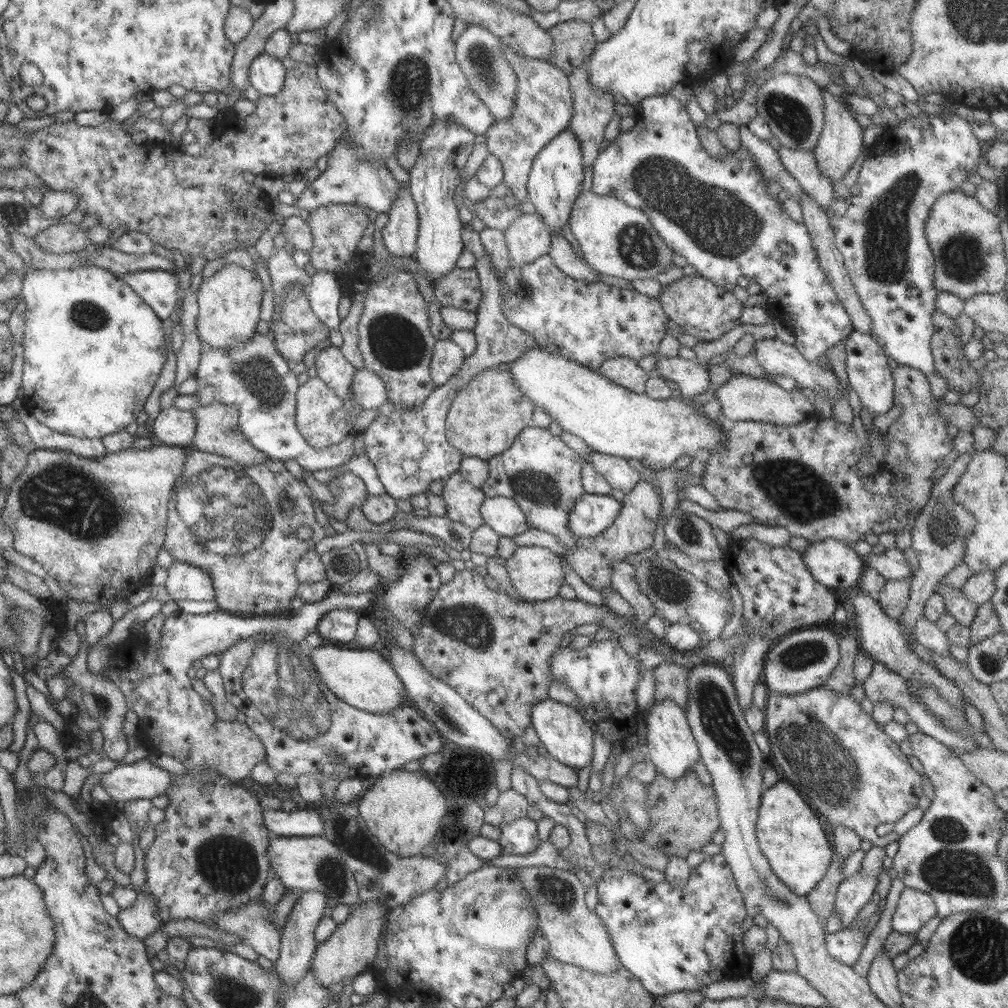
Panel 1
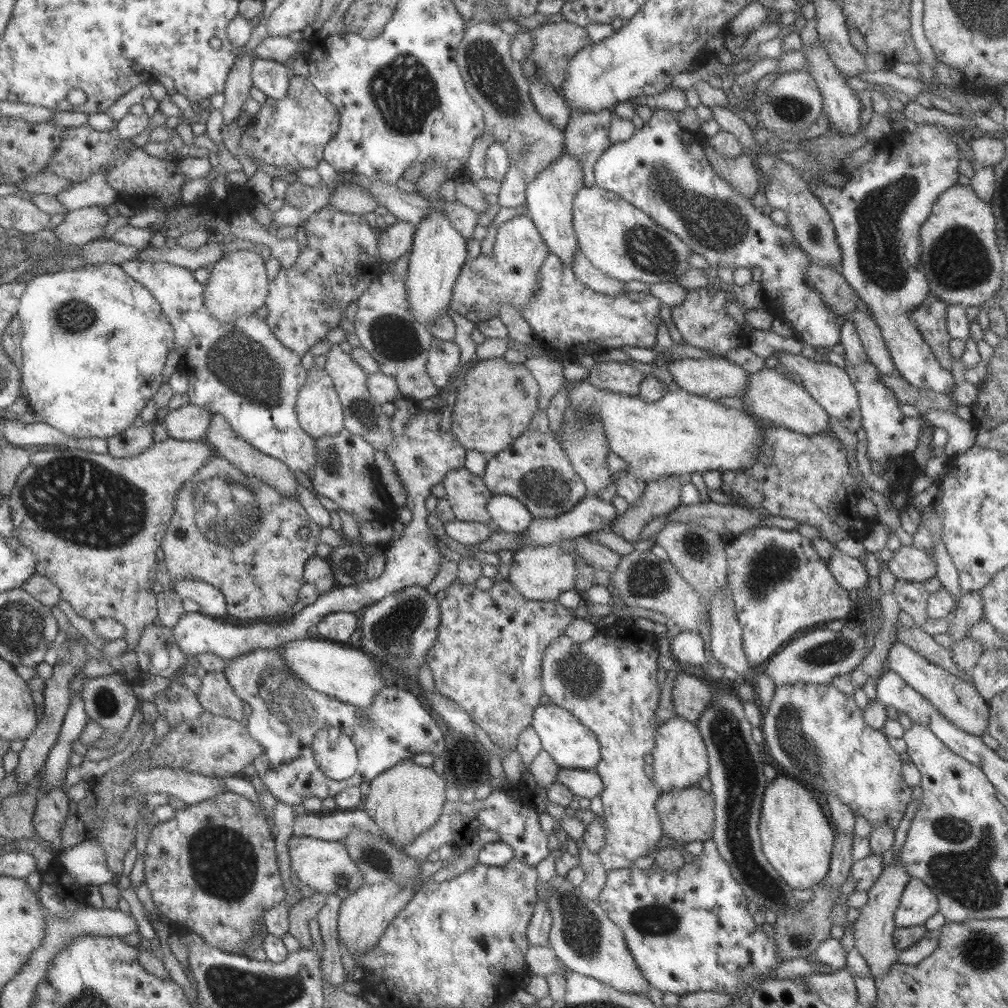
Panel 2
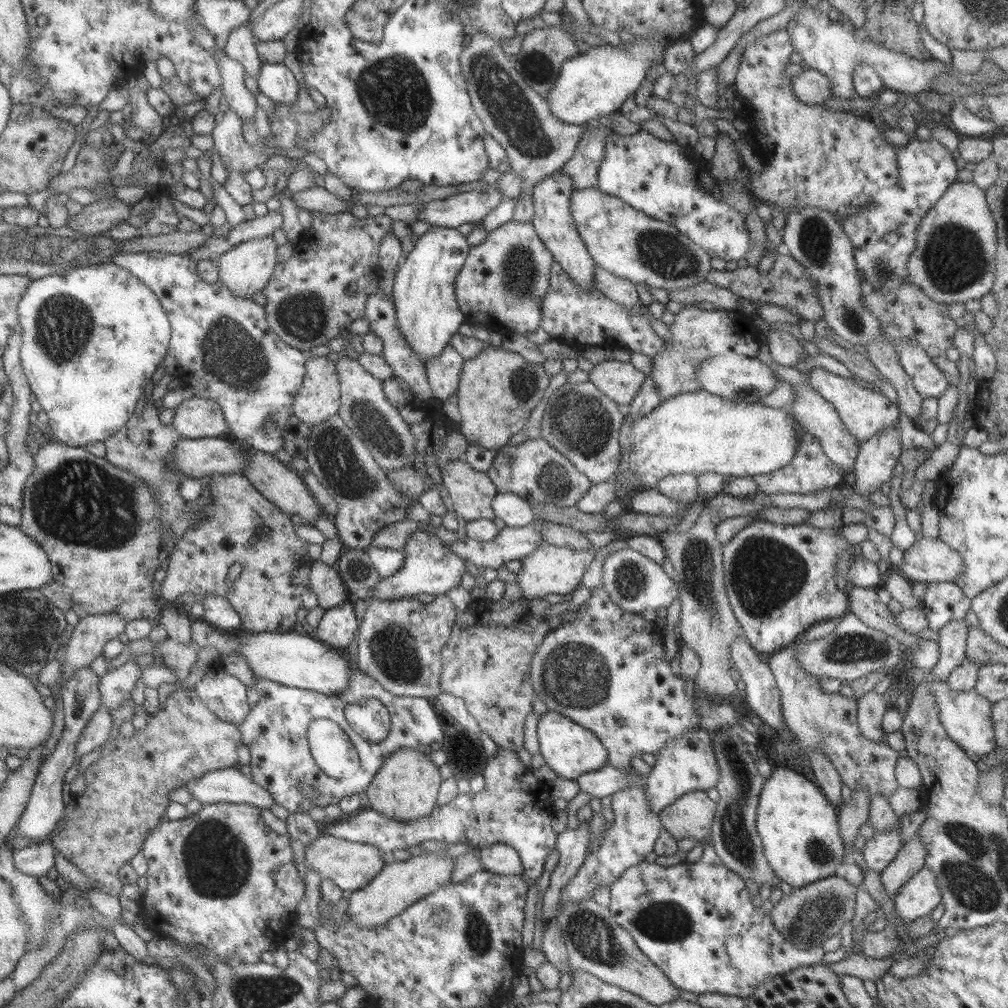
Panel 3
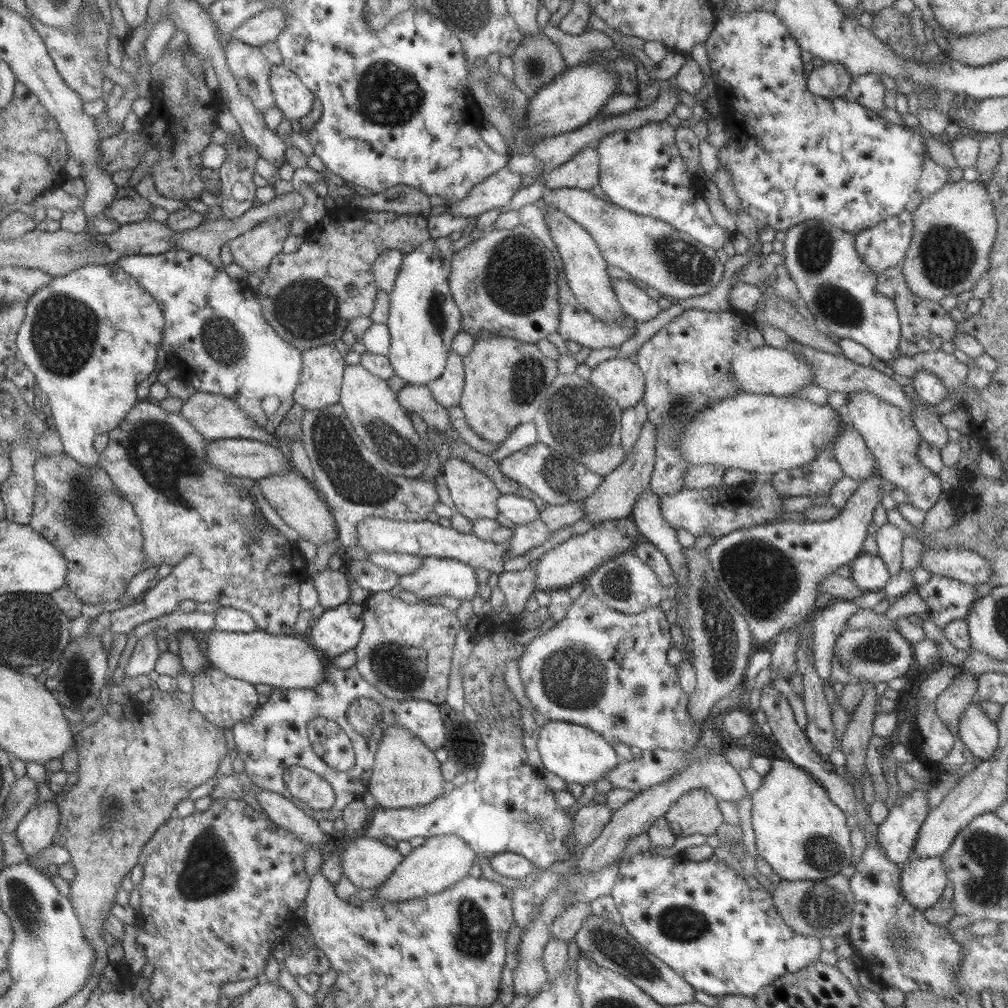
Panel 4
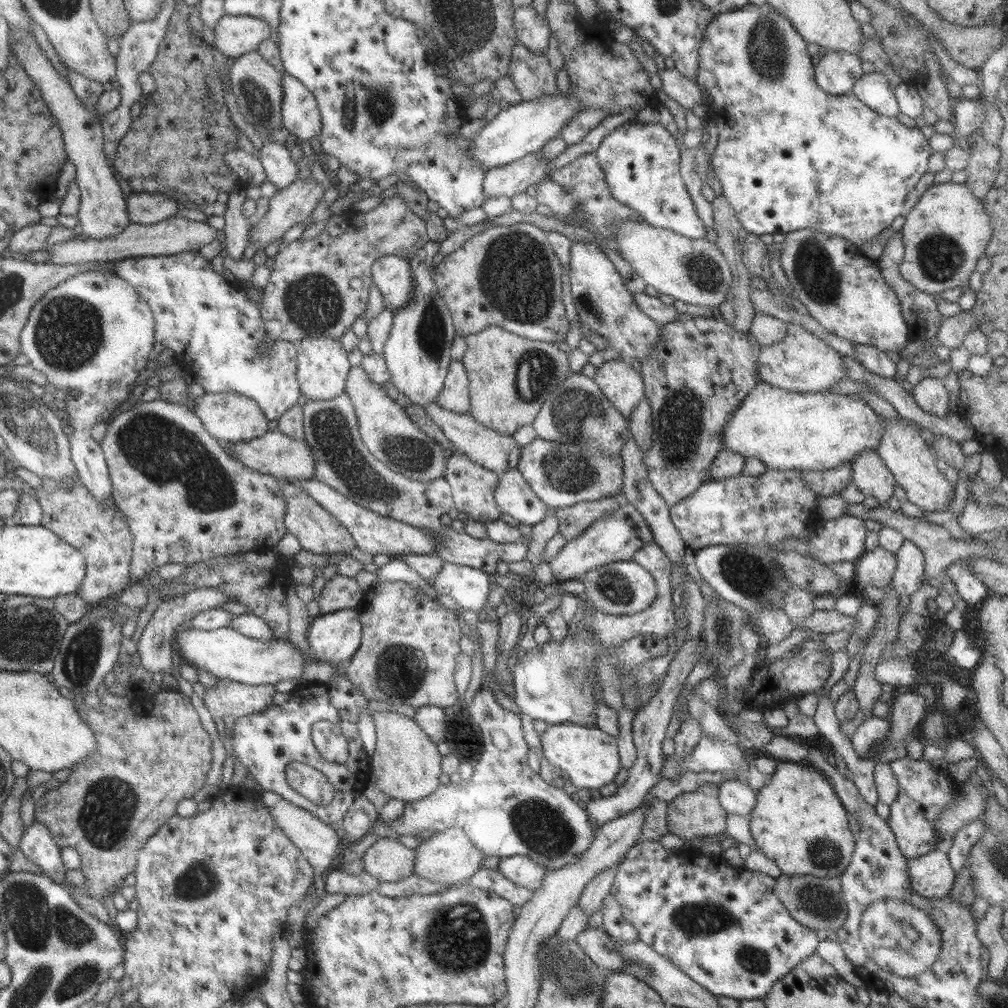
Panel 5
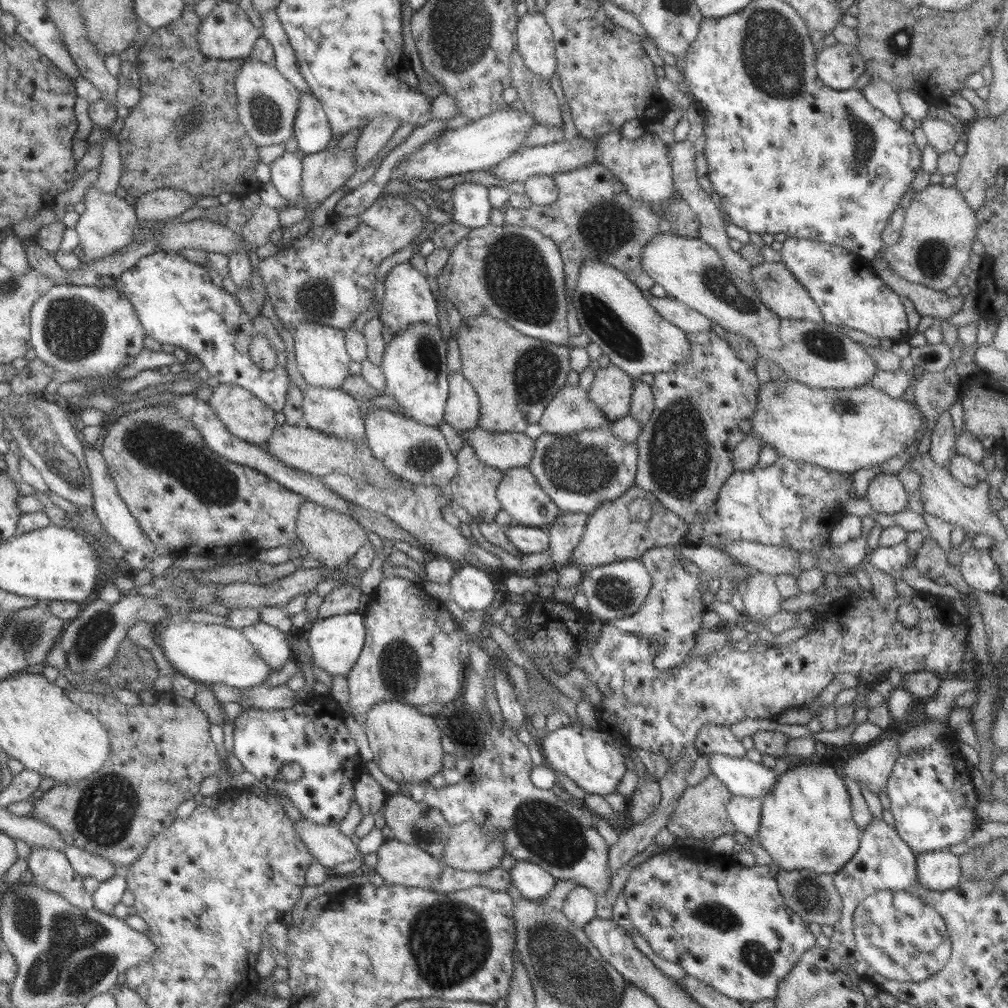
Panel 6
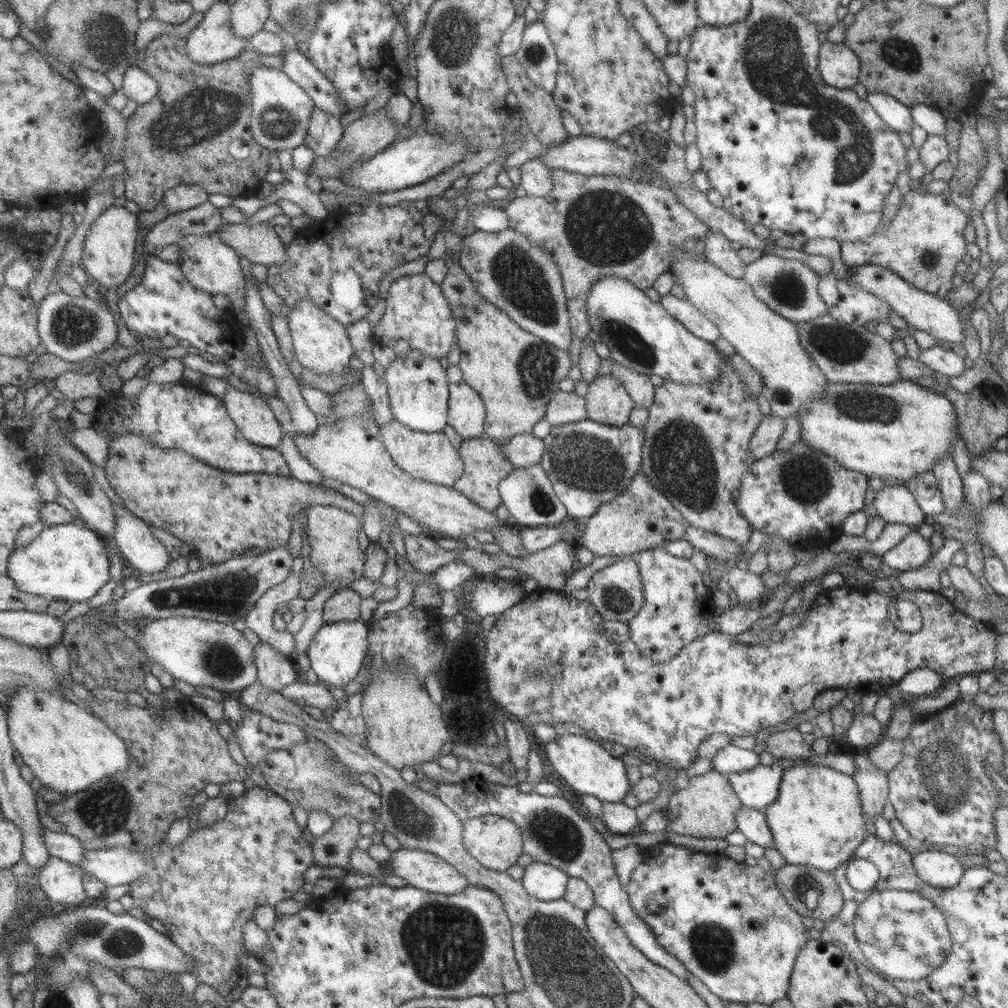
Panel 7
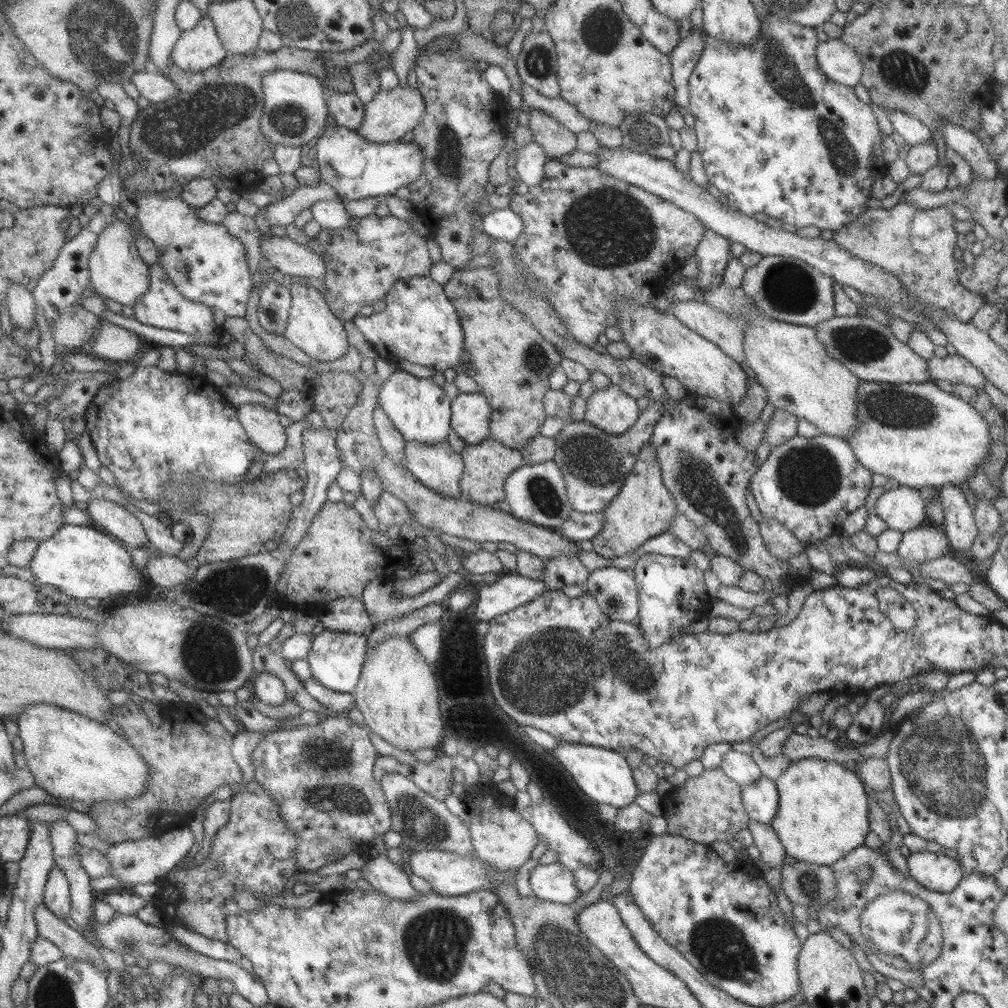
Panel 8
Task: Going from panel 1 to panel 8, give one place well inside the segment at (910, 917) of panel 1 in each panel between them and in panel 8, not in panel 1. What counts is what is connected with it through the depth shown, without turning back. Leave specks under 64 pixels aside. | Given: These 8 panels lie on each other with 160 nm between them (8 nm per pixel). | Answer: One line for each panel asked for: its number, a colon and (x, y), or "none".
2: (917, 903)
3: (917, 897)
4: (922, 880)
5: (930, 875)
6: (937, 870)
7: (938, 869)
8: (937, 872)

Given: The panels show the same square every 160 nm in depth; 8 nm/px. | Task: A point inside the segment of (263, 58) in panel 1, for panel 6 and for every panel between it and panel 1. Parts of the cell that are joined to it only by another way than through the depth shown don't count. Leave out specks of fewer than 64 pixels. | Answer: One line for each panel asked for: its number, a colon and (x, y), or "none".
2: (270, 77)
3: (274, 80)
4: (292, 98)
5: (299, 113)
6: (311, 130)

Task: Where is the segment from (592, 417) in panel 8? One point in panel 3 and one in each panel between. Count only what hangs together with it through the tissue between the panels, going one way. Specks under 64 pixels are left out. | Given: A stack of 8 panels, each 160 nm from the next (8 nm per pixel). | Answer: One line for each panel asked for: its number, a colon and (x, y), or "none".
3: (620, 381)
4: (619, 378)
5: (622, 385)
6: (611, 388)
7: (606, 401)

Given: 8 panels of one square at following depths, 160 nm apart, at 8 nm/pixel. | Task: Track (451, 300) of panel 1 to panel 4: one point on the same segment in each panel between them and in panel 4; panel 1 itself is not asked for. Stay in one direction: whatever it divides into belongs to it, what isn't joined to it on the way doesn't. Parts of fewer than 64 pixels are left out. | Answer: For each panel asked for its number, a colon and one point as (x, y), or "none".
2: (484, 284)
3: (499, 287)
4: (505, 282)

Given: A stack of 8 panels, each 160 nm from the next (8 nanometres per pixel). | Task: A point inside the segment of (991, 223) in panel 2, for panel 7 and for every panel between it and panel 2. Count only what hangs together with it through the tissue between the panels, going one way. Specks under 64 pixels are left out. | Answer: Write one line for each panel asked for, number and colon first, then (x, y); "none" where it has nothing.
3: (954, 260)
4: (953, 230)
5: (944, 234)
6: (934, 245)
7: (922, 243)

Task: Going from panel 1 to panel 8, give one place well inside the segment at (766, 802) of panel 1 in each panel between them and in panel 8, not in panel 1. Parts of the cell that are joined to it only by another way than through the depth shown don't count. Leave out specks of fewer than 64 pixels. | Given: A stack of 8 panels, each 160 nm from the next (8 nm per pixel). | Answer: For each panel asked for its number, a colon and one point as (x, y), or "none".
2: (796, 838)
3: (798, 828)
4: (798, 831)
5: (797, 821)
6: (805, 823)
7: (816, 820)
8: (821, 816)

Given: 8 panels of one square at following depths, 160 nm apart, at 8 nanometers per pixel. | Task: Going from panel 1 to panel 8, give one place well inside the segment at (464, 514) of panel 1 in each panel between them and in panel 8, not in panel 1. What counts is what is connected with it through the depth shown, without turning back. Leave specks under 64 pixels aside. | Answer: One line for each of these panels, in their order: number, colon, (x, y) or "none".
2: (466, 494)
3: (471, 492)
4: (474, 496)
5: (472, 487)
6: (473, 488)
7: (484, 465)
8: (486, 465)

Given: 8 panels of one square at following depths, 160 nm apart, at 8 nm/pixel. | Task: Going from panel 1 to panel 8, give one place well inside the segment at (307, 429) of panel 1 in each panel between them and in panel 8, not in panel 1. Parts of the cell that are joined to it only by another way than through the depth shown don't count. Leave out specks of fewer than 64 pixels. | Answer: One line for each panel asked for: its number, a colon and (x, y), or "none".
2: (318, 410)
3: (318, 398)
4: (319, 383)
5: (322, 365)
6: (319, 351)
7: (320, 344)
8: (310, 326)

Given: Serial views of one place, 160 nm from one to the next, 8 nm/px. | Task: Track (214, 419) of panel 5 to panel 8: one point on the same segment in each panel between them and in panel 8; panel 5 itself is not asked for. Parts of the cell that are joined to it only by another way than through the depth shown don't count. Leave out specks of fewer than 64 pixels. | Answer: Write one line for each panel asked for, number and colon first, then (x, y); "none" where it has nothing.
6: (244, 416)
7: (255, 421)
8: (262, 428)

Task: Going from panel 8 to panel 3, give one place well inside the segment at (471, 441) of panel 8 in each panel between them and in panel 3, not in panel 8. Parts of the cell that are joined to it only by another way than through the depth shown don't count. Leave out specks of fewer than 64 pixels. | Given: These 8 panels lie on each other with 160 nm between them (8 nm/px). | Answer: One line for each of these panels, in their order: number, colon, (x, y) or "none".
3: (442, 371)
4: (446, 388)
5: (454, 396)
6: (461, 412)
7: (465, 415)

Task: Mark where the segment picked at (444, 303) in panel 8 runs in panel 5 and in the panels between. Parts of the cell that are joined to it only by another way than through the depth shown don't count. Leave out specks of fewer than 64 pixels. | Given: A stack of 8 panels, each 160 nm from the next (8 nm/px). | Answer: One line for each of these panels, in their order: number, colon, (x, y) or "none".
5: (390, 273)
6: (406, 300)
7: (416, 316)

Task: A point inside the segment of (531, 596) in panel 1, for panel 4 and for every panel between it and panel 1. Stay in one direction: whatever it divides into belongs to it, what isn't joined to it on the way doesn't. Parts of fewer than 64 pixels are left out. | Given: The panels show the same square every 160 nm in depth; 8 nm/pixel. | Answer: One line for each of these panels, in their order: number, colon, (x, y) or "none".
2: (539, 573)
3: (548, 569)
4: (568, 563)

